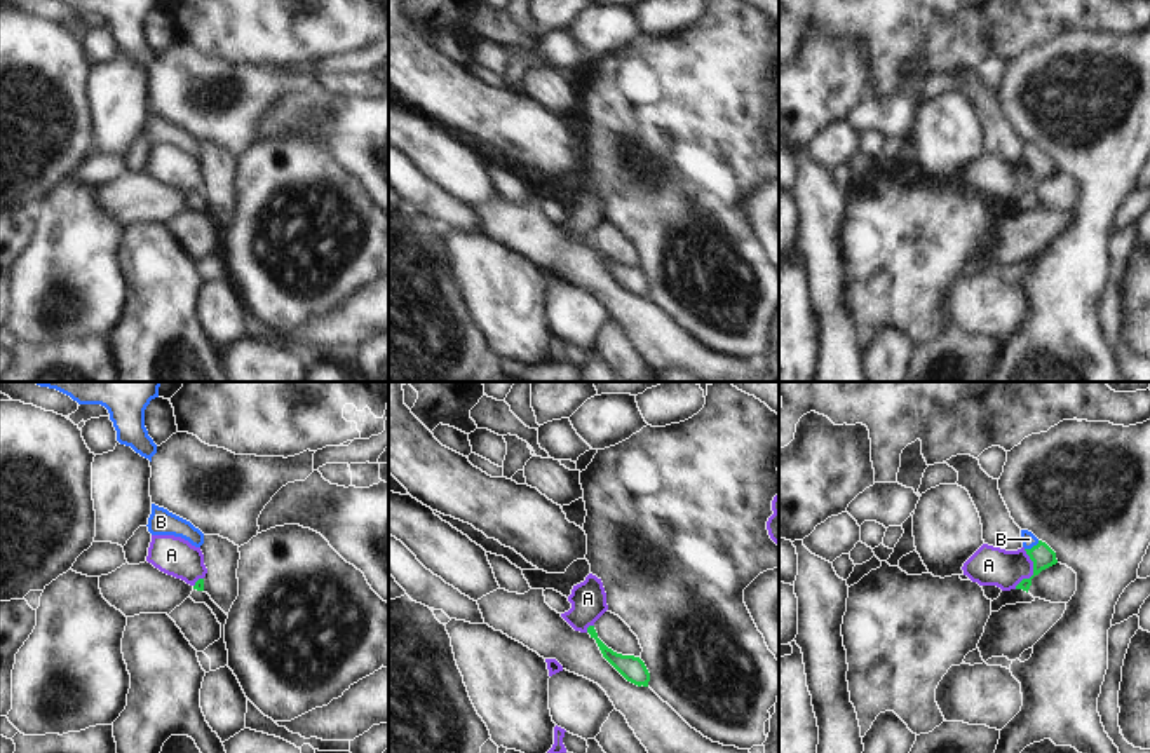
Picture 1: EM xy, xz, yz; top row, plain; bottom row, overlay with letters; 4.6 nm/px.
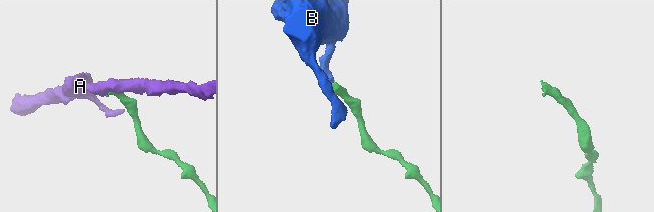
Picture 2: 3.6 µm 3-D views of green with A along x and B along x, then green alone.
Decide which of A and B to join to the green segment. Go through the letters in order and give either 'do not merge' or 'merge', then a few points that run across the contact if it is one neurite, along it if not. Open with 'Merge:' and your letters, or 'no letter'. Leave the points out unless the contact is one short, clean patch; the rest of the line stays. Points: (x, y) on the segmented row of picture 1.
Merge: B
A: do not merge | yz (1025, 549), (1032, 562), (1032, 574), (1014, 588)
B: merge | yz (1042, 556), (1034, 546), (1028, 539)

